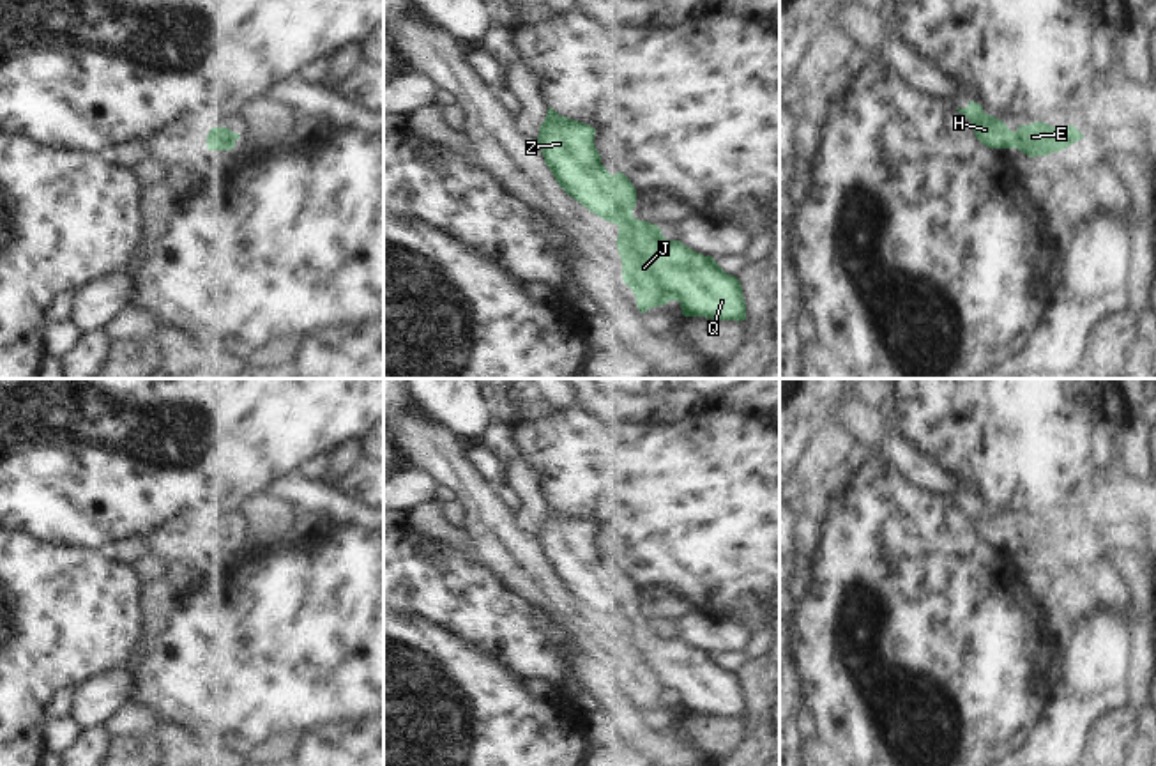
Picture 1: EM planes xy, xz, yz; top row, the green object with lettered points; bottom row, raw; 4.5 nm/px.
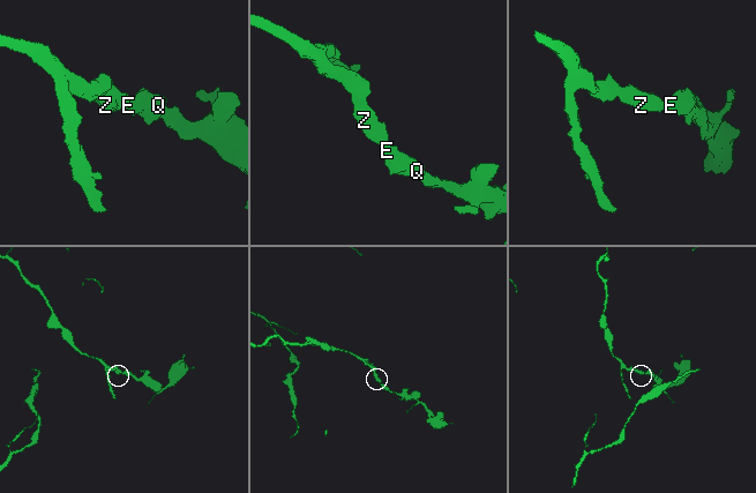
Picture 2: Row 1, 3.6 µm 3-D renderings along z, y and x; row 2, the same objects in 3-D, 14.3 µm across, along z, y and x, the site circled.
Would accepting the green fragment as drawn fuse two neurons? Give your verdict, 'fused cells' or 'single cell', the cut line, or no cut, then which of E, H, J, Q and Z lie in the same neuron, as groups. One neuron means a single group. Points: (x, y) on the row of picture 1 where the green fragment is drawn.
single cell | no cut | E H J Q Z

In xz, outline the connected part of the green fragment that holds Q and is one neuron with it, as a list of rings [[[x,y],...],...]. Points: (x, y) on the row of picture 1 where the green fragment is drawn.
[[[548,106],[546,119],[539,127],[537,145],[546,166],[569,196],[619,226],[617,249],[622,260],[622,280],[633,290],[640,313],[679,301],[684,317],[746,320],[742,287],[735,276],[726,274],[712,257],[696,253],[681,241],[665,239],[659,226],[633,216],[636,189],[622,172],[612,175],[601,165],[594,136],[592,126],[562,117]]]

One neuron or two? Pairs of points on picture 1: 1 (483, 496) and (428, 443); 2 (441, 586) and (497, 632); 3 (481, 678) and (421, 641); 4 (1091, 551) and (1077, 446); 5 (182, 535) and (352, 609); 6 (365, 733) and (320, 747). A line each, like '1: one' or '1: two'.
1: one
2: one
3: one
4: two
5: two
6: one

